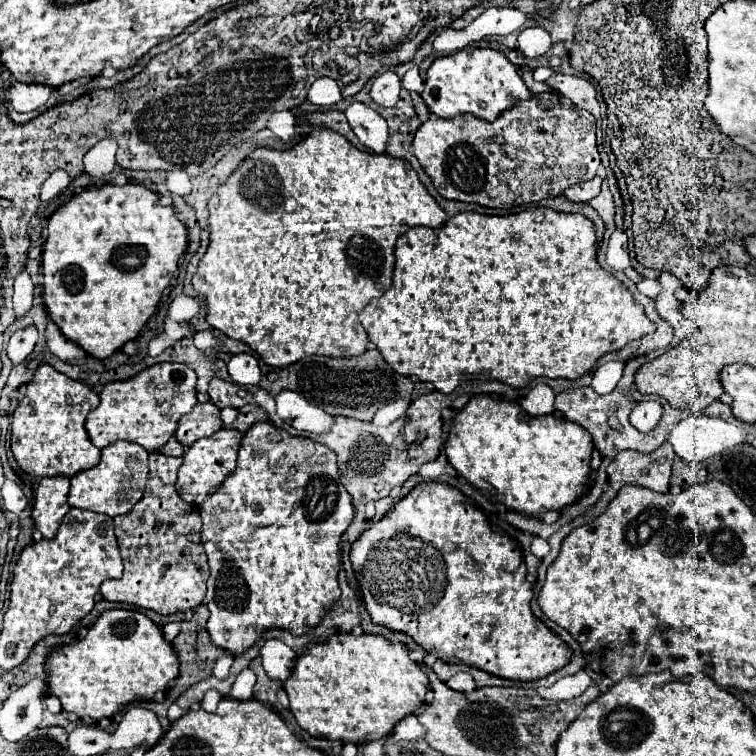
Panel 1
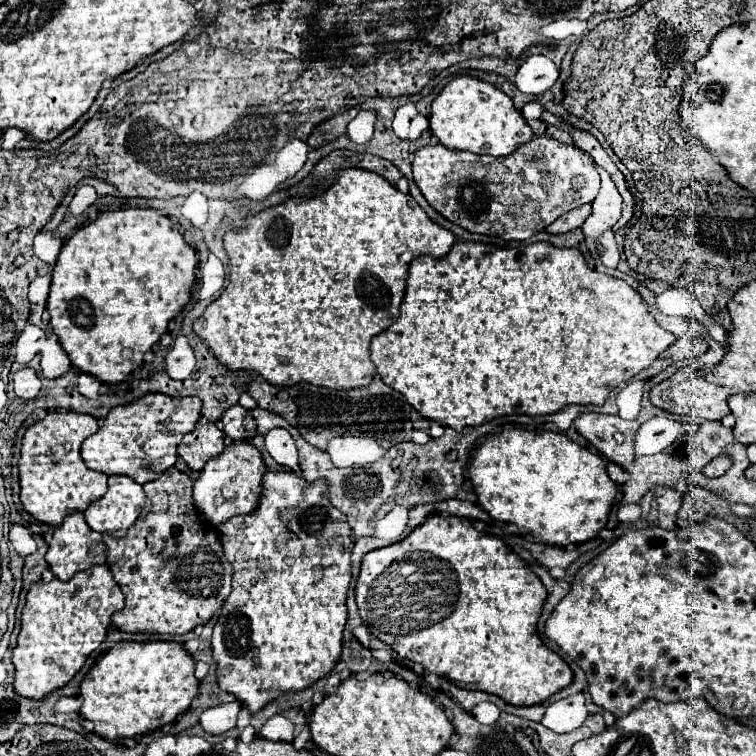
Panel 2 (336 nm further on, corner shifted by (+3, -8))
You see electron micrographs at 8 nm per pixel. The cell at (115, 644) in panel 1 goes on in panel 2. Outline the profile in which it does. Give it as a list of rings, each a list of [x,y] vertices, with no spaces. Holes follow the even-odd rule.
[[[123,642],[113,646],[87,672],[87,676],[81,682],[79,694],[83,698],[79,714],[95,724],[95,734],[99,734],[101,738],[117,740],[147,734],[165,724],[171,724],[179,714],[183,714],[191,706],[193,698],[199,694],[199,680],[195,678],[195,660],[179,642]]]

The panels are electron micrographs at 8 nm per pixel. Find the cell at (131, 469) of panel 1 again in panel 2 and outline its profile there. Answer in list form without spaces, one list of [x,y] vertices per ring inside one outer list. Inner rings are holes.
[[[111,476],[107,494],[95,500],[83,516],[95,532],[121,538],[135,524],[143,506],[145,492],[141,484],[129,480],[129,476]]]

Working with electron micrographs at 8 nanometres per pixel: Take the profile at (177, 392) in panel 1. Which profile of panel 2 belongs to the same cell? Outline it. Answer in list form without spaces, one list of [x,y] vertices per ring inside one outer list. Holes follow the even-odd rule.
[[[147,394],[147,396],[143,396],[143,398],[139,398],[131,404],[117,406],[105,418],[105,426],[101,426],[97,434],[89,436],[83,442],[81,456],[91,470],[103,472],[107,476],[111,476],[111,474],[129,476],[137,484],[157,480],[165,470],[169,470],[177,462],[177,446],[181,444],[183,436],[195,428],[197,420],[201,416],[199,414],[201,406],[203,406],[203,402],[195,396],[193,398],[171,398],[171,396],[165,396],[165,394]]]

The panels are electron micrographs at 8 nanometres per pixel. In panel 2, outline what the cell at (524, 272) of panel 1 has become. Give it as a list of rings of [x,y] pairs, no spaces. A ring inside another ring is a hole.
[[[457,242],[453,252],[445,260],[437,260],[433,256],[419,256],[409,266],[407,290],[401,302],[401,314],[385,332],[377,334],[371,340],[371,360],[377,366],[377,374],[385,380],[387,386],[395,388],[405,396],[405,400],[427,420],[435,420],[441,426],[449,426],[461,432],[465,426],[481,426],[497,416],[509,414],[527,414],[527,416],[543,416],[555,414],[563,406],[569,404],[595,404],[603,406],[609,392],[637,376],[641,370],[649,368],[655,358],[665,352],[673,342],[675,334],[661,328],[655,318],[649,314],[647,302],[633,290],[627,282],[617,280],[613,276],[601,274],[587,266],[581,252],[575,248],[553,248],[551,244],[537,242],[521,248],[495,248],[491,244],[481,242]]]

